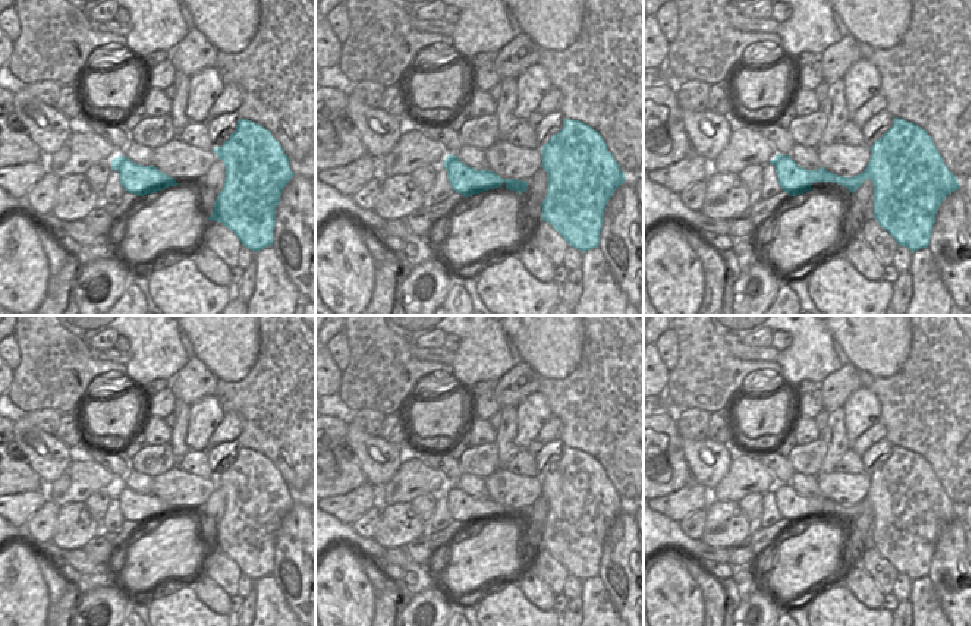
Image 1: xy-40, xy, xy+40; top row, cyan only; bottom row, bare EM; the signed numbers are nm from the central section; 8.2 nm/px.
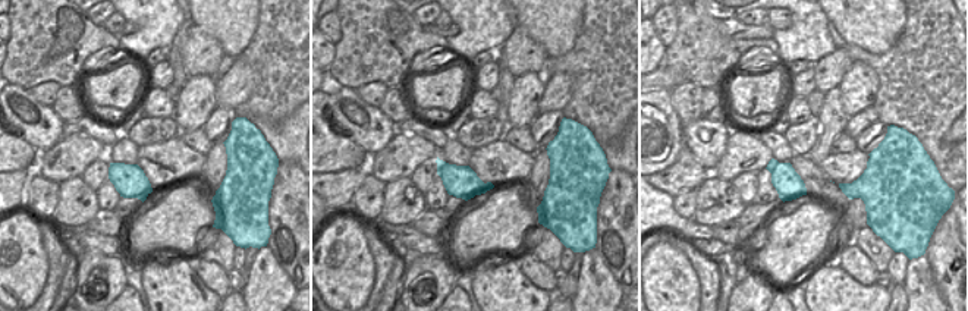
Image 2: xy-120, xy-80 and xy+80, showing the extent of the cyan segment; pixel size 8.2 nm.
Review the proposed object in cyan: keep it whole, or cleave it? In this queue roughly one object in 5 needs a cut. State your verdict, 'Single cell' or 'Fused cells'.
Single cell.

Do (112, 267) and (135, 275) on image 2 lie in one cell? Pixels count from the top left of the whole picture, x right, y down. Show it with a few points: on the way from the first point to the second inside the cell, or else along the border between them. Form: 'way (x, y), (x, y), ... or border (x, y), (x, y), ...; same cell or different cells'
border (129, 264), (126, 285); different cells

